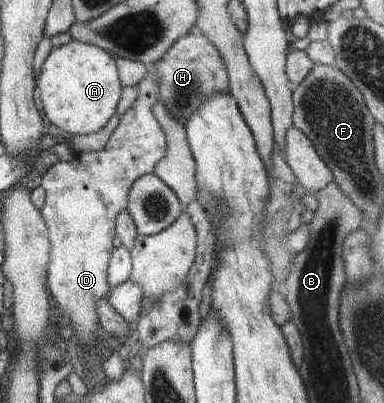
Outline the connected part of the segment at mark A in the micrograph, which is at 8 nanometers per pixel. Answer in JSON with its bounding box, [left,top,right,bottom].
[38,40,121,136]

